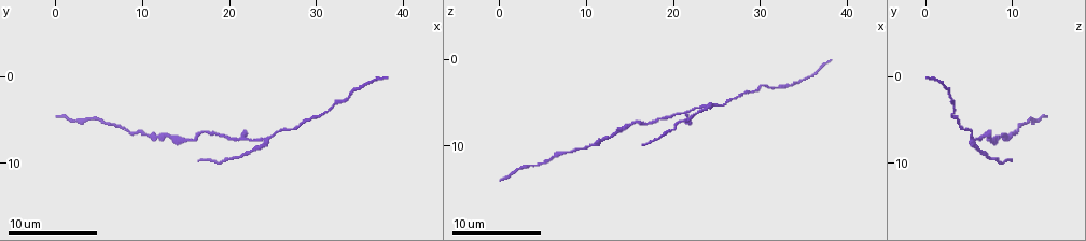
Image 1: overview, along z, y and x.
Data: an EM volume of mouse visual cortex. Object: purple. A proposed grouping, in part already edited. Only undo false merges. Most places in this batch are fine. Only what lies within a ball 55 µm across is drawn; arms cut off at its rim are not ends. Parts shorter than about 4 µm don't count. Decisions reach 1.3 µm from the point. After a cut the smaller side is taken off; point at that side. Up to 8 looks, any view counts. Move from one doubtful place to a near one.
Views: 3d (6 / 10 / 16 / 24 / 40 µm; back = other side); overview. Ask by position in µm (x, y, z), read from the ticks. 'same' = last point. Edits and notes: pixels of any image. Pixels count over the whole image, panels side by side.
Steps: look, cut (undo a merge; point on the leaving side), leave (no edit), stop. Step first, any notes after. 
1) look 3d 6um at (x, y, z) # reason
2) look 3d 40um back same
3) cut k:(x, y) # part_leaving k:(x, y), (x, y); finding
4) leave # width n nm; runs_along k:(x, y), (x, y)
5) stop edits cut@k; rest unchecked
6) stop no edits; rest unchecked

look 3d 6um at (10.2, 6.8, 10.0) # calibre changes

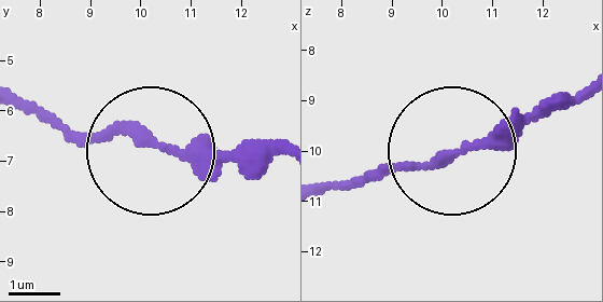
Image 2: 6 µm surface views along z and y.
look 3d 6um back at (10.30, 6.70, 9.95) # from behind

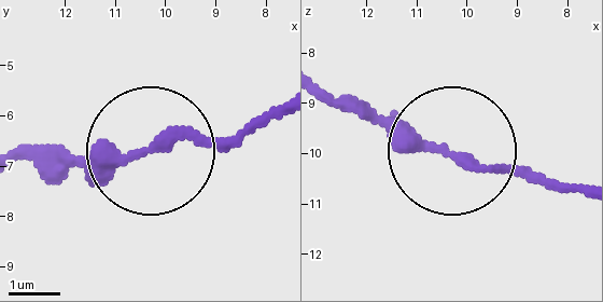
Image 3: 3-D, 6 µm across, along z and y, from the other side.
leave # runs_along 3:(18, 159), (159, 154), (276, 117); all the same neuron

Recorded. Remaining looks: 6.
look 3d 10um at (19.4, 6.8, 6.8)

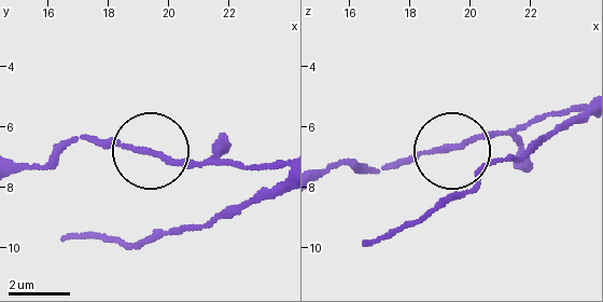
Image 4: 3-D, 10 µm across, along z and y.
look 3d 10um back at (19.5, 6.8, 6.6)

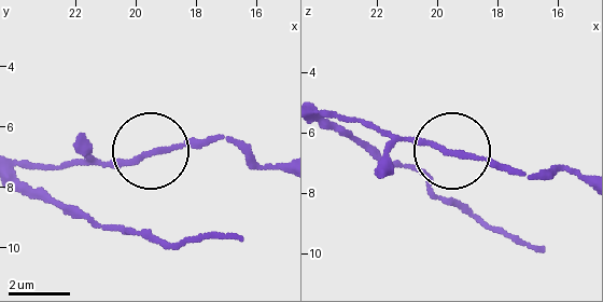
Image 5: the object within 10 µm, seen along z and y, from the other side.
leave # width 170 nm; runs_along 5:(151, 150), (246, 142); continuous, no second neuron

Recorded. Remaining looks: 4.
look 3d 16um at (24.2, 7.4, 5.4) # three arms meet

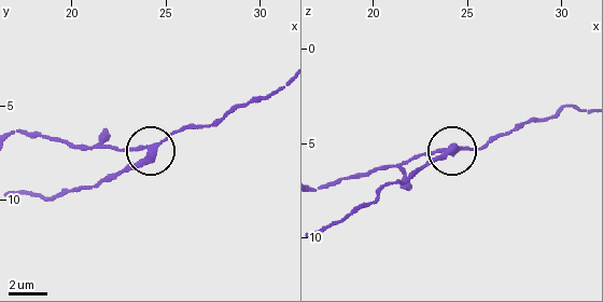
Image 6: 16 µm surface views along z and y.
look 3d 16um back at (24.4, 7.3, 5.2)

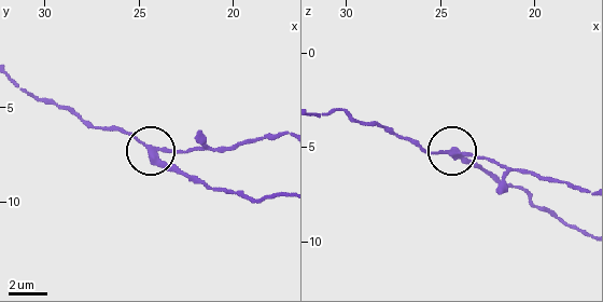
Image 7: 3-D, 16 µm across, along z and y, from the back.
cut 7:(167, 170) # width 270 nm; part_leaving 7:(148, 149), (125, 133), (86, 125), (19, 87); a second neuron is stuck on

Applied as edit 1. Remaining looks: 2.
stop edits cut@7; rest unchecked

